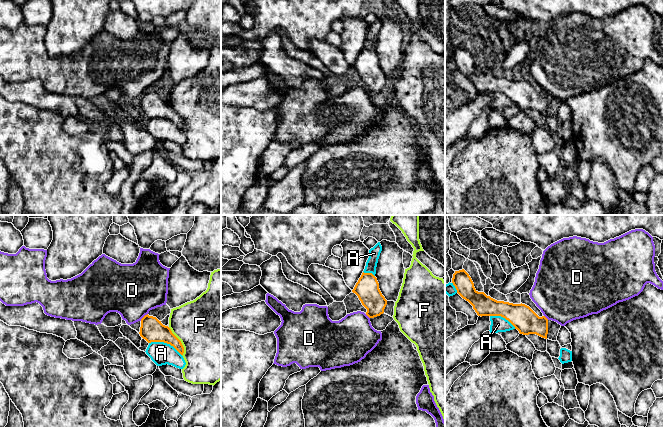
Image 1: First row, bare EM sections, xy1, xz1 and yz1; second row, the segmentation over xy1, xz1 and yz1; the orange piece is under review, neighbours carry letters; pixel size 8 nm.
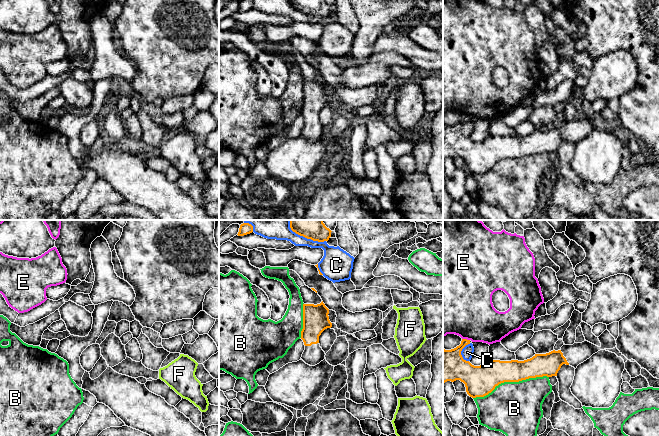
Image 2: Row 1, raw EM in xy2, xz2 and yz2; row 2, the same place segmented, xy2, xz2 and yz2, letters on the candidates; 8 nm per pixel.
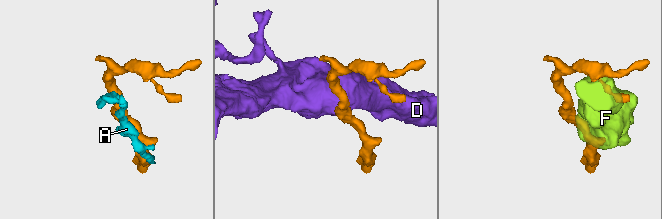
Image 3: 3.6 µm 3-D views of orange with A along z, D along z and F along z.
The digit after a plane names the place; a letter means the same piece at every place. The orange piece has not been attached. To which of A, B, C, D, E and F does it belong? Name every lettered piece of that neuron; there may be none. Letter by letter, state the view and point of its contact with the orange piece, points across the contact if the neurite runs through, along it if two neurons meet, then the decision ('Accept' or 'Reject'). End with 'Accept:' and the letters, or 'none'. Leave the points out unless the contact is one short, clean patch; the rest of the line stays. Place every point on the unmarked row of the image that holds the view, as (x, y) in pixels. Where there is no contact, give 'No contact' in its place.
A: Touches orange at xy1 (165, 118). Reject
B: Touches orange at yz2 (510, 157). Reject
C: Touches orange at yz2 (461, 126). Reject
D: Touches orange at xy1 (143, 93). Boundary: xy1 (147, 89), (140, 96). Reject
E: Touches orange at yz2 (466, 115). Reject
F: Touches orange at xy1 (180, 117). Reject
Accept: none

